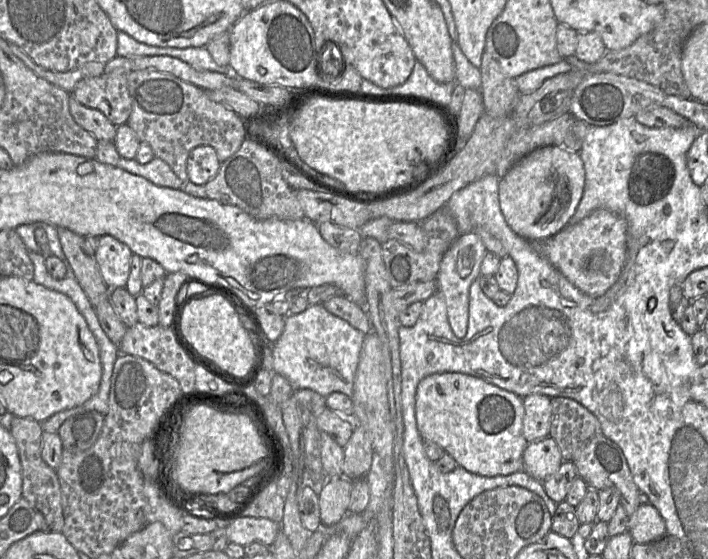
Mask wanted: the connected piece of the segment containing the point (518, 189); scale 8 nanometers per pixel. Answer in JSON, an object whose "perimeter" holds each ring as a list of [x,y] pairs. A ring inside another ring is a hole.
{"perimeter":[[[542,146],[517,161],[499,179],[499,204],[514,233],[526,240],[549,238],[570,221],[582,198],[585,169],[579,153],[558,146]]]}

